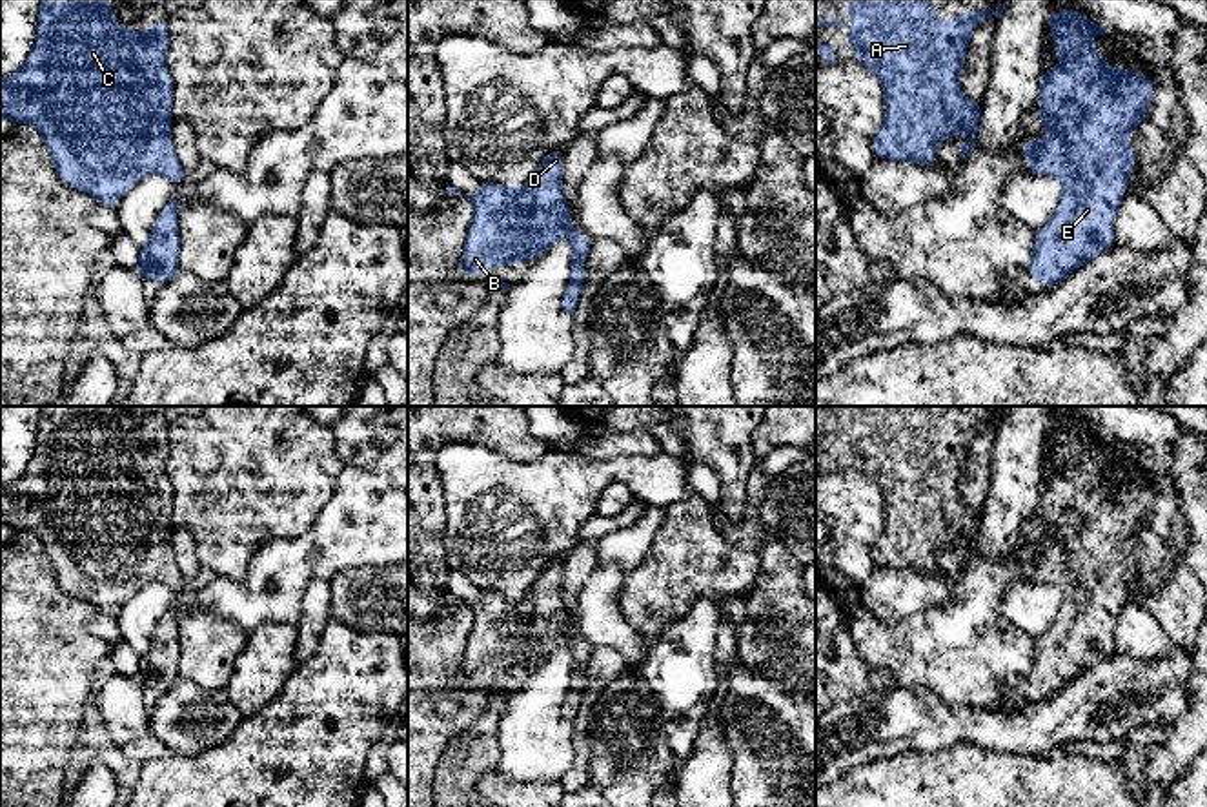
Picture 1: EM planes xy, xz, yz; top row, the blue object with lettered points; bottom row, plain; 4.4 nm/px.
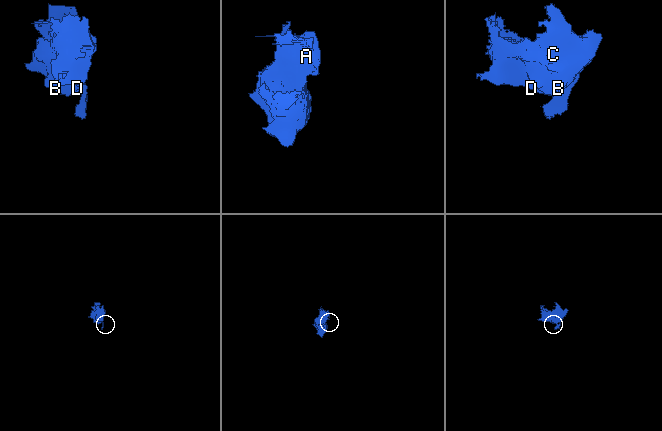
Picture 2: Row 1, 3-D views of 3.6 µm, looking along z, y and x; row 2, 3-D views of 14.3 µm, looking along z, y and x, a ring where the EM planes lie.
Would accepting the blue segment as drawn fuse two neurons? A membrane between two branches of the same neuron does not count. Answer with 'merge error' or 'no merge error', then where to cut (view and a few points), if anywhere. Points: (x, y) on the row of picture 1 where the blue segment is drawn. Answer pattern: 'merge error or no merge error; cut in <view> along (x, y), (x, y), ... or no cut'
no merge error; no cut

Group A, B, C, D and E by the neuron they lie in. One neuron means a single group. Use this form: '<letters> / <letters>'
A B C D E

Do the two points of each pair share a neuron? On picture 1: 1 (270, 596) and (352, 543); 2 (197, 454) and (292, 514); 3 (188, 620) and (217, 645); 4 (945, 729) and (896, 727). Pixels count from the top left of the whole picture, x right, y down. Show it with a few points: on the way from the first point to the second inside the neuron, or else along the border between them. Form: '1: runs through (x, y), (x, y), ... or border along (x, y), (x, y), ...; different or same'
1: runs through (290, 580), (317, 552), (332, 545); same
2: runs through (221, 459), (259, 496), (268, 498); same
3: runs through (195, 625), (210, 640); same
4: runs through (933, 727), (909, 727); same

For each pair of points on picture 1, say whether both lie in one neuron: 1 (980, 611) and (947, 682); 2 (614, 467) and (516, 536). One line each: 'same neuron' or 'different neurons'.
1: same neuron
2: same neuron

